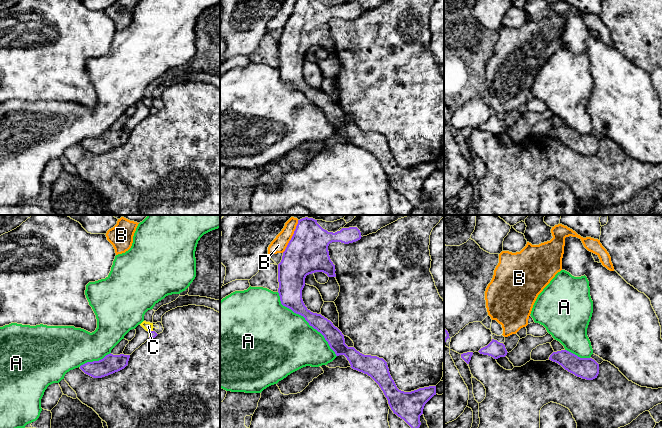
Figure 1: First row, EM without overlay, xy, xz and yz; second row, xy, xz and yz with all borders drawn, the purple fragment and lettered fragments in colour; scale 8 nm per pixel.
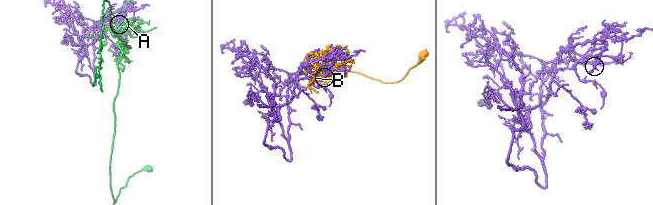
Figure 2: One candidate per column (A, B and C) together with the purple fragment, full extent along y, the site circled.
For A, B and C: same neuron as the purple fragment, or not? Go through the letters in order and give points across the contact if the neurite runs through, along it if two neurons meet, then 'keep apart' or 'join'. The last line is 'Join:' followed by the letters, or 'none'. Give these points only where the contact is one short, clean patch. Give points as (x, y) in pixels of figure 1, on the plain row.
A: keep apart
B: keep apart
C: border xy (152, 106), (149, 109); keep apart
Join: none

